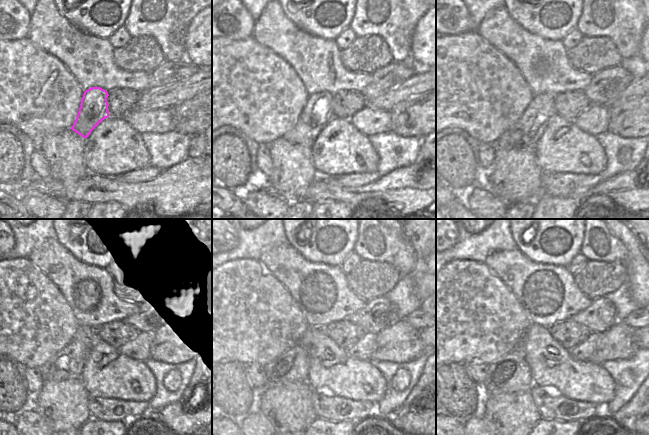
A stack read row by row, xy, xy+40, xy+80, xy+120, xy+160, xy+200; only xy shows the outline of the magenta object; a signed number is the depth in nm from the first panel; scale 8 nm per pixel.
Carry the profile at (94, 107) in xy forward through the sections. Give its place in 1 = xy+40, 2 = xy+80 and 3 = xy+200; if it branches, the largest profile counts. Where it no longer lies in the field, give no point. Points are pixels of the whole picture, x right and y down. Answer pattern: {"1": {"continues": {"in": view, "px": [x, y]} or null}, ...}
{"1": {"continues": {"in": "xy+40", "px": [316, 113]}}, "2": {"continues": {"in": "xy+80", "px": [525, 133]}}, "3": {"continues": {"in": "xy+200", "px": [511, 374]}}}

